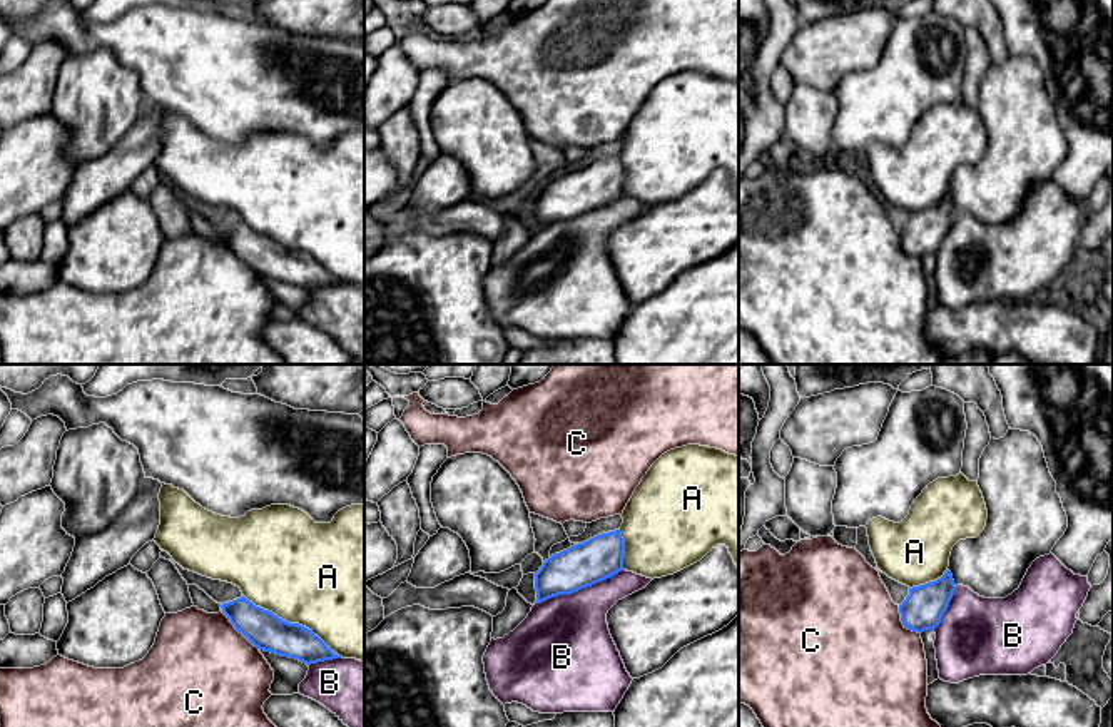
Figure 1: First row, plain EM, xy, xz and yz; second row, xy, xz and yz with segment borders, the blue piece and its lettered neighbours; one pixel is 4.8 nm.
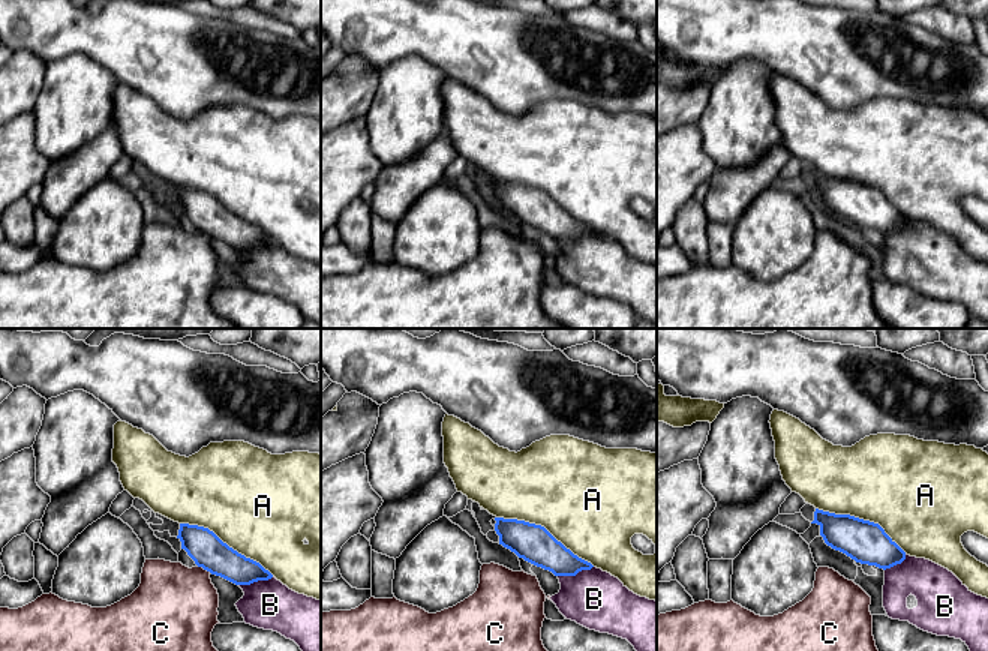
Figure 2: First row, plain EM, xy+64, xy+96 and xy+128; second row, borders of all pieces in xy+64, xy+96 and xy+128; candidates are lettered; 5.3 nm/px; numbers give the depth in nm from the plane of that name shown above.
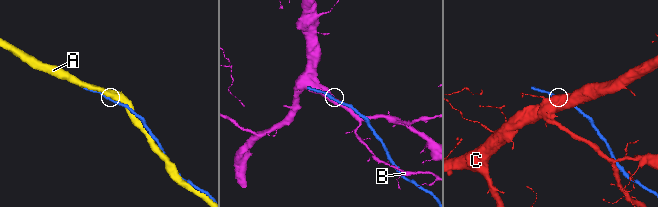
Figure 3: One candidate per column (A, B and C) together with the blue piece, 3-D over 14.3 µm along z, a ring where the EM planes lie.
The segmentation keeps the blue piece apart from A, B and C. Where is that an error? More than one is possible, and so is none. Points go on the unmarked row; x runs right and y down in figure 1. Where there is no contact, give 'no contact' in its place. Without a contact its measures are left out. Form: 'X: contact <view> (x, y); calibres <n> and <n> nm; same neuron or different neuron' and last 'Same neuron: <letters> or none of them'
A: contact xy (293, 249); calibres 180 and 480 nm; same neuron
B: contact xz (579, 214); calibres 220 and 420 nm; different neuron
C: contact xy (238, 256); calibres 180 and 500 nm; different neuron
Same neuron: A

